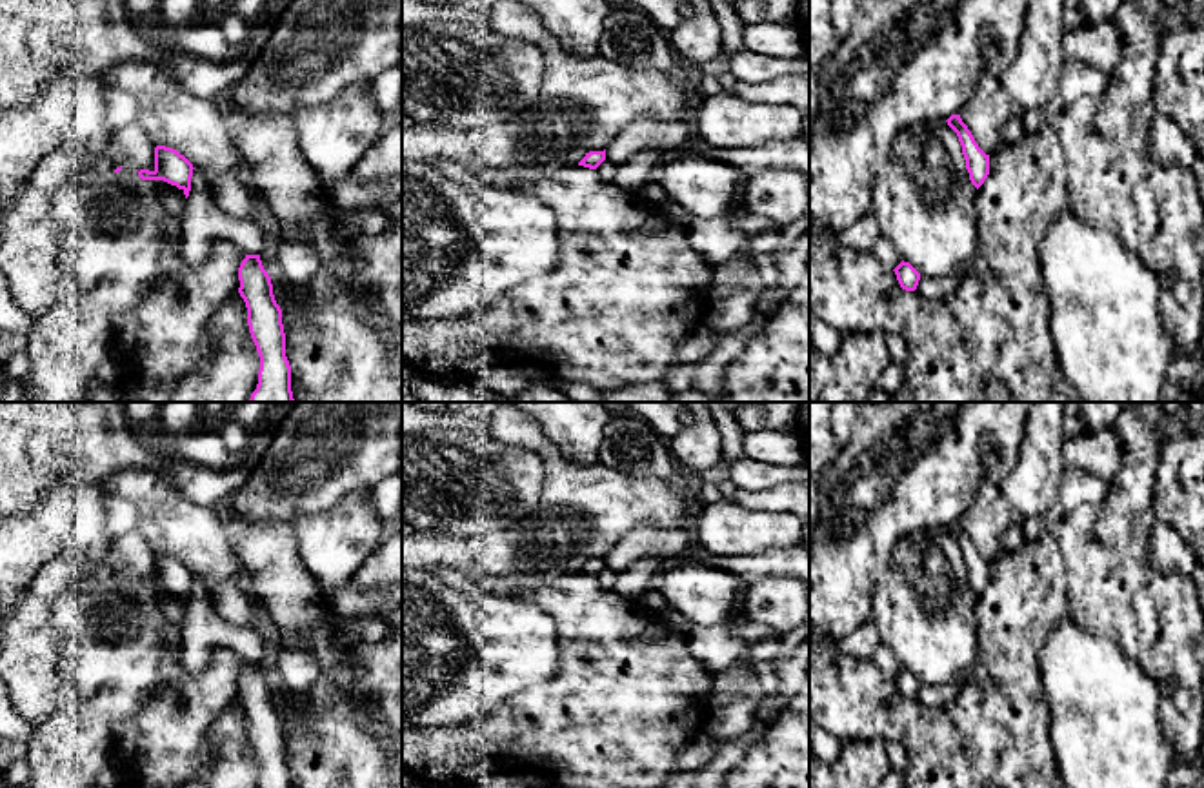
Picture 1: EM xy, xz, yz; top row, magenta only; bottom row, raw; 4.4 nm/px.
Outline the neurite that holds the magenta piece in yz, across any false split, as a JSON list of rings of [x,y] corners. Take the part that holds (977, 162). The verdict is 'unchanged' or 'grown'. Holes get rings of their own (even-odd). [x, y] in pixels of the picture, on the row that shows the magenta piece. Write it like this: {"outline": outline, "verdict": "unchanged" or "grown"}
{"outline": [[[951,115],[946,122],[958,136],[969,180],[978,189],[989,175],[989,155],[978,147],[960,115]]], "verdict": "unchanged"}

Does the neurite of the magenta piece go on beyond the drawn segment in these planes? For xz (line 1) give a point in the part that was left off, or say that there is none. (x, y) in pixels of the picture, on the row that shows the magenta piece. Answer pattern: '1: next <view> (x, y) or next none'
1: next none

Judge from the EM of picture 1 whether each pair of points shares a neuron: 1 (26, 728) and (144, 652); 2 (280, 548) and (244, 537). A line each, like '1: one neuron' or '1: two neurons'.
1: two neurons
2: one neuron

